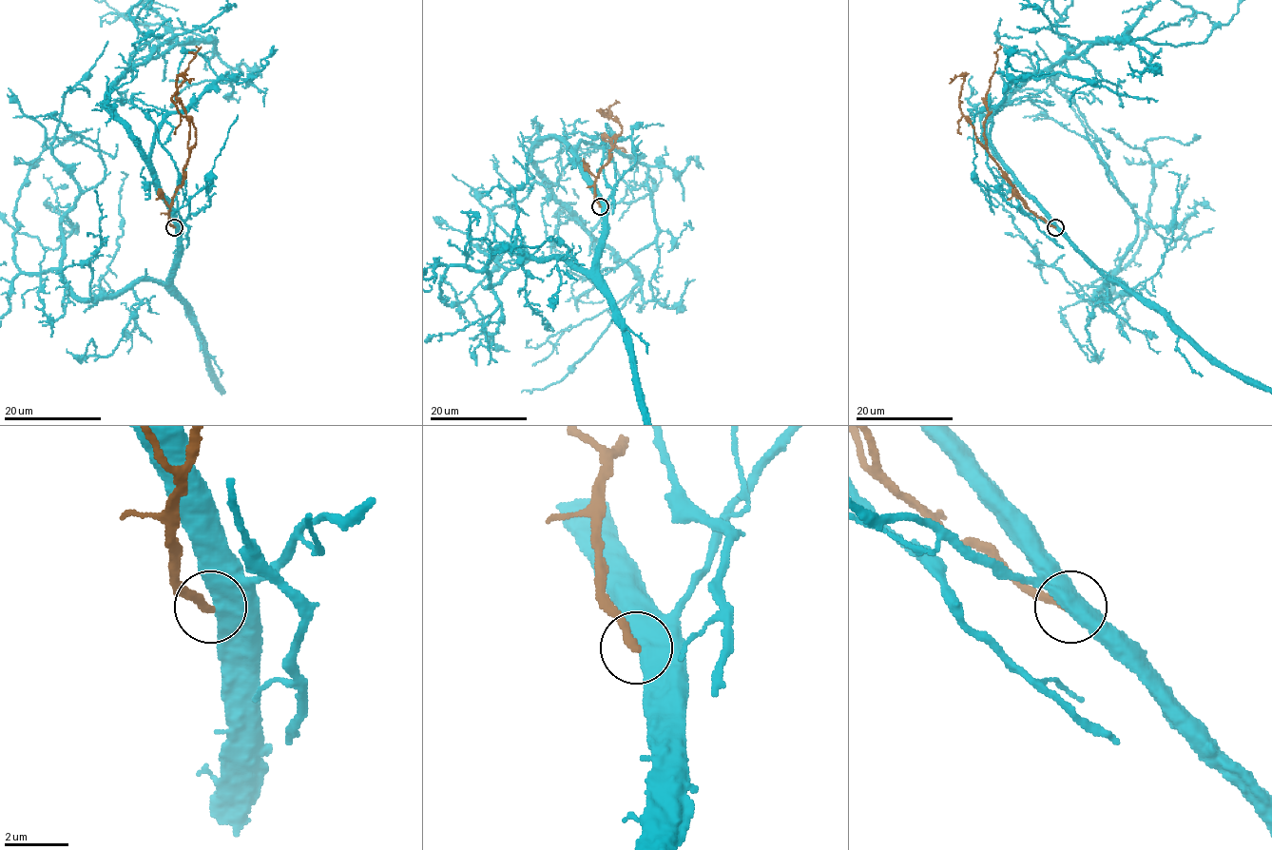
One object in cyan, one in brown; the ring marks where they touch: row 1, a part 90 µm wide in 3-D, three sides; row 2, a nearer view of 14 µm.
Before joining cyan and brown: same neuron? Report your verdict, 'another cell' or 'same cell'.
another cell

